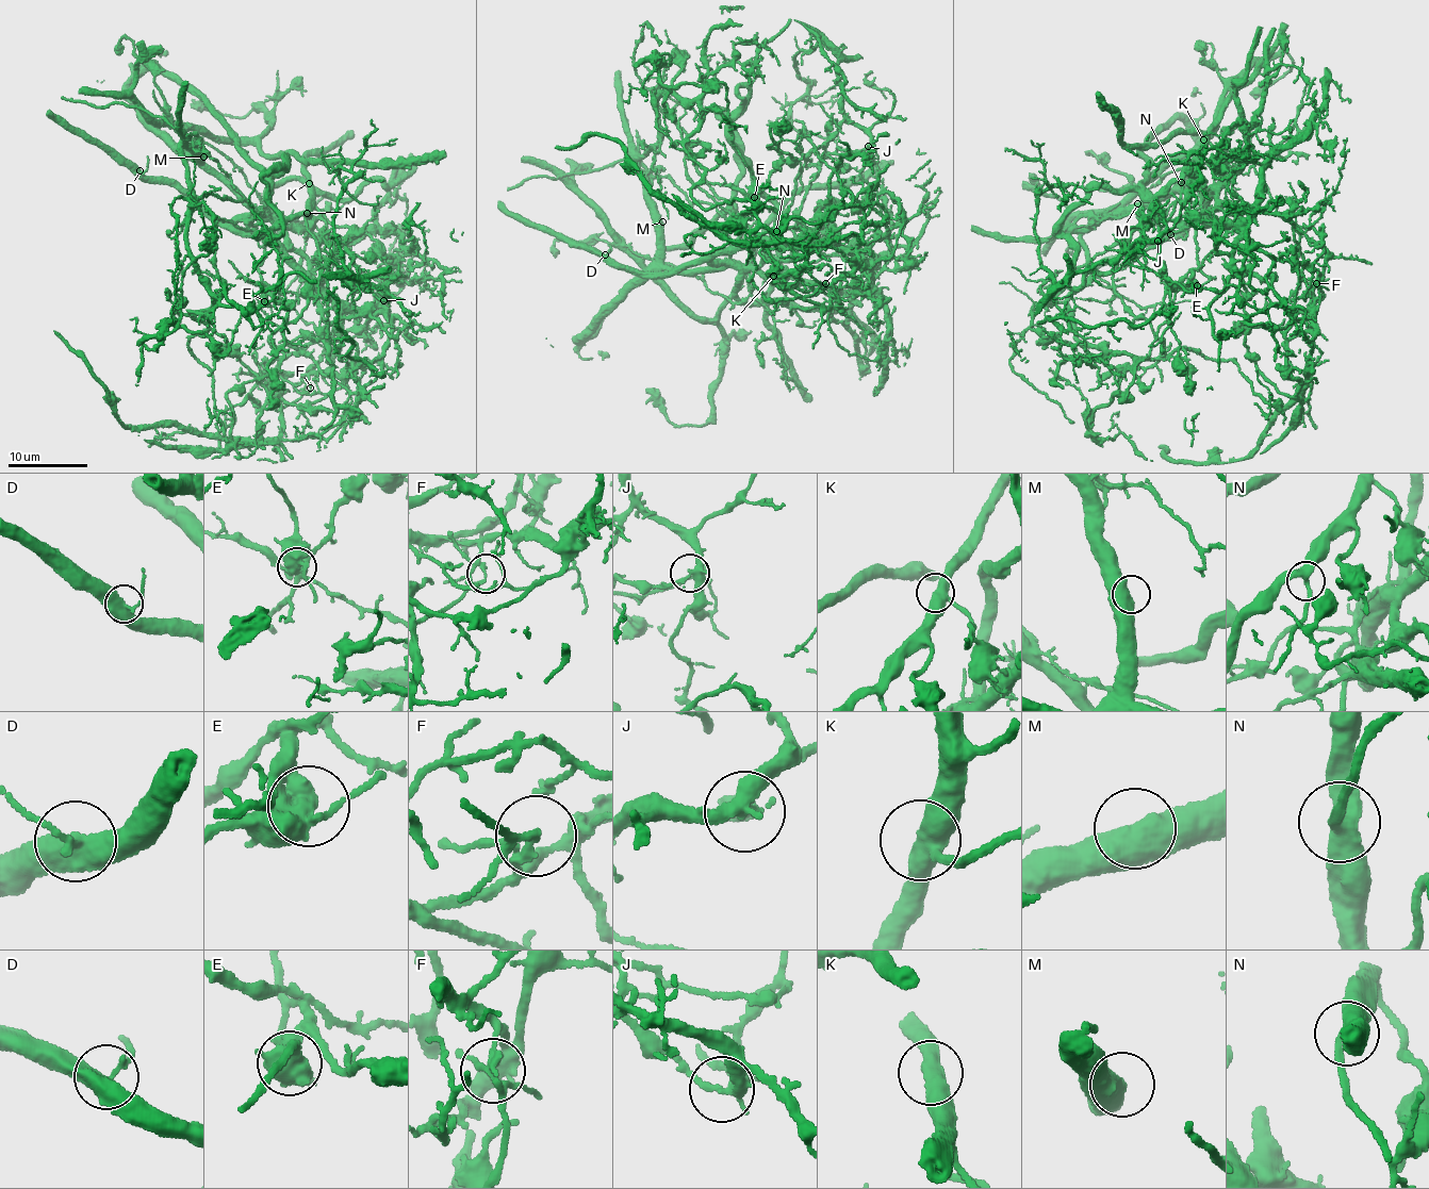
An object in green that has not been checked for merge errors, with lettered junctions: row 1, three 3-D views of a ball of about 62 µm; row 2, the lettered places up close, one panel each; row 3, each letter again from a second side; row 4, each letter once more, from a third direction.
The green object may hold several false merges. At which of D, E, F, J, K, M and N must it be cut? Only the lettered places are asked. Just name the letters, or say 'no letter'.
E, F, J

